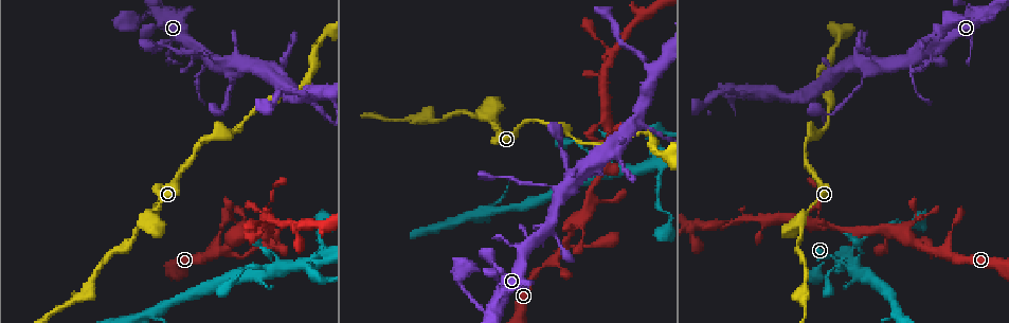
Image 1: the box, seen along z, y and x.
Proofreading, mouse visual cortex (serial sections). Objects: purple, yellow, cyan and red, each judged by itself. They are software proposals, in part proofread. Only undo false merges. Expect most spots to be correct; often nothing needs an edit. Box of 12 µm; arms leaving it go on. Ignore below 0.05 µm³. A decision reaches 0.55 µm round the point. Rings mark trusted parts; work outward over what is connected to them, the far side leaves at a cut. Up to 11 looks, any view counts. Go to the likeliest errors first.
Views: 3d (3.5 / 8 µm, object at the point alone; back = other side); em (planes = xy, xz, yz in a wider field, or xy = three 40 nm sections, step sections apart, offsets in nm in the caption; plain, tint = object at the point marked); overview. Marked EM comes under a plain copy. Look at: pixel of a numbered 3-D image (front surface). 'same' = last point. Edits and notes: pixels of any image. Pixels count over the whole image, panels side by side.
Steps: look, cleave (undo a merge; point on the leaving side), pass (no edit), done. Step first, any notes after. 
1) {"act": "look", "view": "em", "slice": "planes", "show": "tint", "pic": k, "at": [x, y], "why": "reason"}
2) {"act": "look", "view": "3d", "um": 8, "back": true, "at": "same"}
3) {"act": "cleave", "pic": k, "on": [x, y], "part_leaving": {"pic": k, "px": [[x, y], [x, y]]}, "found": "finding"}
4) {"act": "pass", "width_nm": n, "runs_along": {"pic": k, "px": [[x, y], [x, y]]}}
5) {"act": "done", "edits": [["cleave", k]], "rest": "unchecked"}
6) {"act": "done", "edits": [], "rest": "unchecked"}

{"act": "look", "view": "3d", "um": 3.5, "pic": 1, "at": [584, 215], "why": "calibre changes"}

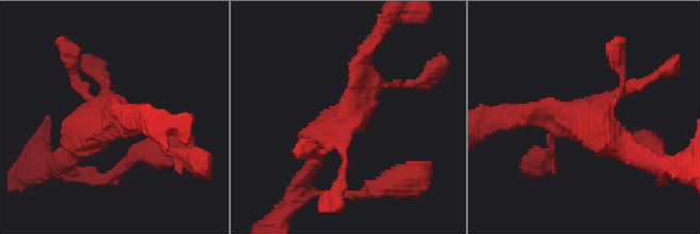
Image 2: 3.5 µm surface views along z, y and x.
{"act": "look", "view": "em", "slice": "xy", "step": 5, "show": "tint", "pic": 2, "at": [106, 123]}

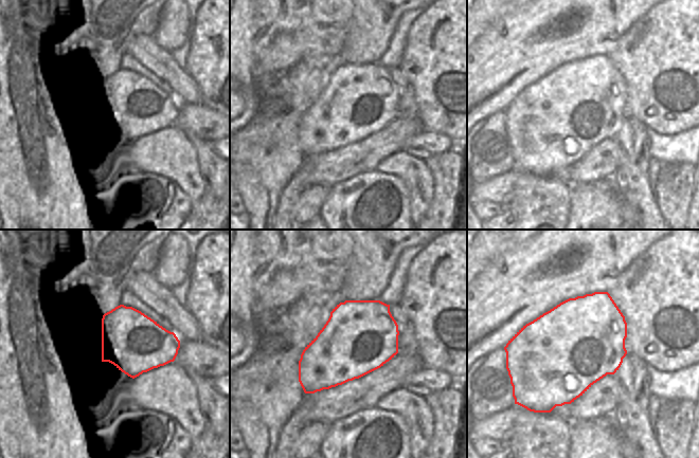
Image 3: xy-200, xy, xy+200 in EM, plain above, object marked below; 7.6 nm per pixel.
{"act": "pass", "runs_along": {"pic": 2, "px": [[311, 164], [363, 94], [363, 53]]}, "found": "all the same cell"}

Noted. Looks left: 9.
{"act": "look", "view": "3d", "um": 3.5, "pic": 1, "at": [274, 266], "why": "three arms meet"}

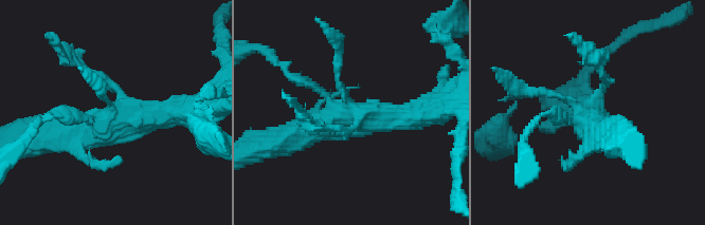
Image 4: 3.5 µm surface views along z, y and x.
{"act": "look", "view": "em", "slice": "xy", "step": 1, "show": "tint", "pic": 4, "at": [584, 115]}

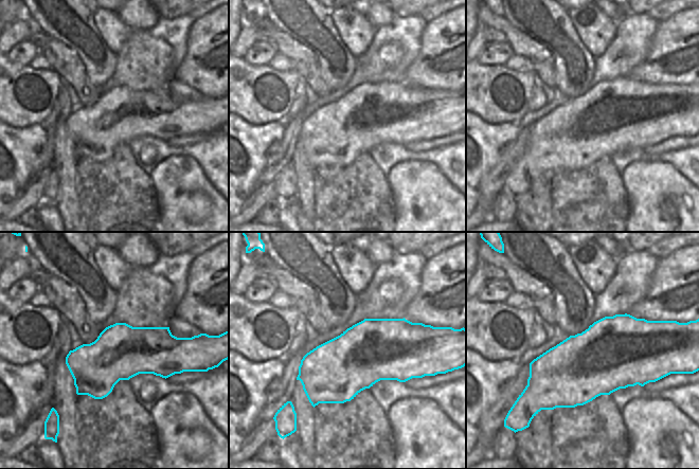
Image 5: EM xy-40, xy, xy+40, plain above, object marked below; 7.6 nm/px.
{"act": "pass", "found": "continuous, no second cell"}

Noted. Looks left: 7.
{"act": "look", "view": "3d", "um": 3.5, "pic": 1, "at": [428, 121], "why": "calibre changes"}

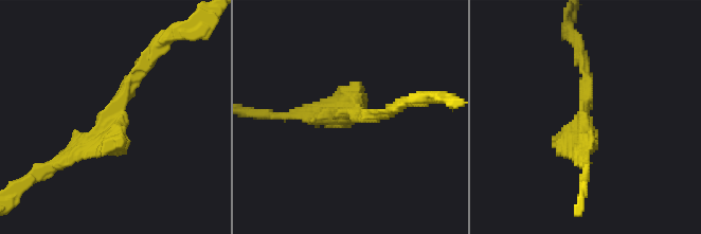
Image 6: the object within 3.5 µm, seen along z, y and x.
{"act": "look", "view": "em", "slice": "xy", "step": 5, "show": "tint", "pic": 6, "at": [584, 130], "why": "now the EM"}

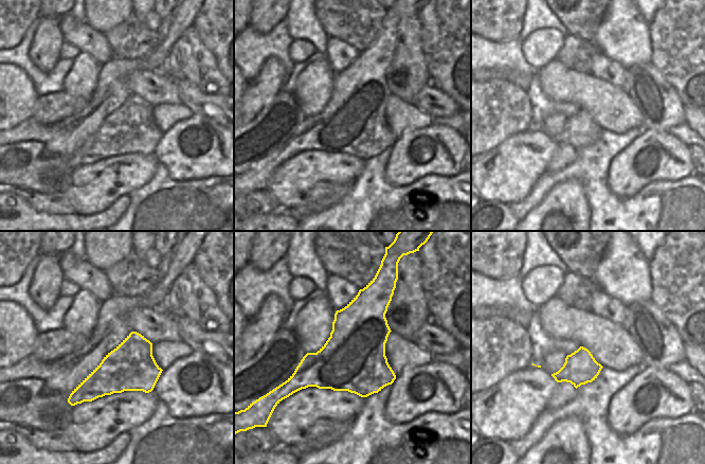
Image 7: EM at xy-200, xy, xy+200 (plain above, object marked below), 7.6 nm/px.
{"act": "pass", "found": "continuous, no second cell"}

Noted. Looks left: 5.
{"act": "look", "view": "3d", "um": 3.5, "pic": 1, "at": [739, 222], "why": "two arms in line, one across"}

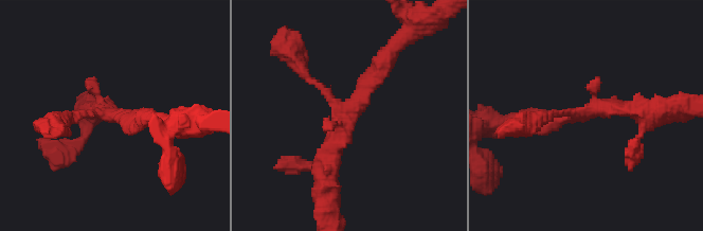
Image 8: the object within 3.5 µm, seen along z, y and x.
{"act": "look", "view": "em", "slice": "xy", "step": 1, "show": "tint", "pic": 8, "at": [585, 111], "why": "now the EM"}

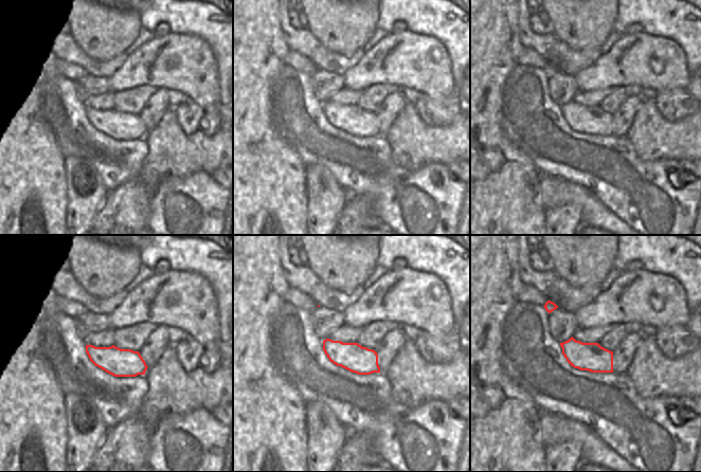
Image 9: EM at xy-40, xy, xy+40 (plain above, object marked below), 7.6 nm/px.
{"act": "look", "view": "em", "slice": "planes", "show": "tint", "at": "same", "why": "cut it another way"}

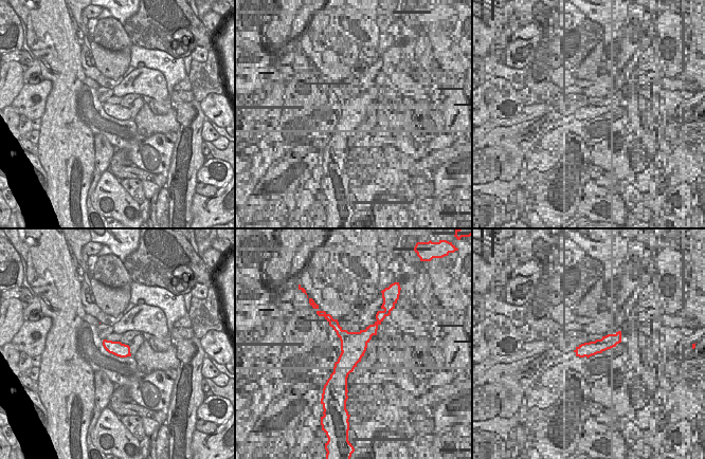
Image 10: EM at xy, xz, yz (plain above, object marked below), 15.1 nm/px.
{"act": "pass", "runs_along": {"pic": 8, "px": [[326, 178], [326, 154], [384, 61]]}, "found": "one cell here"}

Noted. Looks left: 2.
{"act": "done", "edits": [], "rest": "unchecked"}

